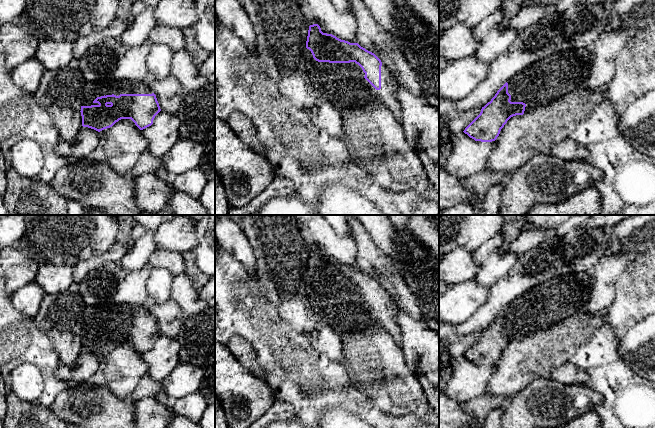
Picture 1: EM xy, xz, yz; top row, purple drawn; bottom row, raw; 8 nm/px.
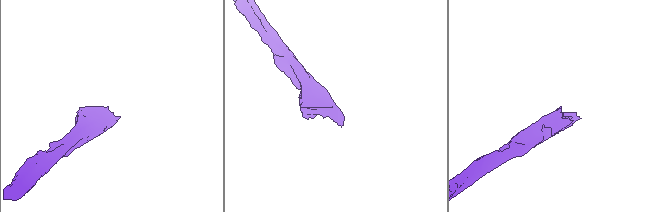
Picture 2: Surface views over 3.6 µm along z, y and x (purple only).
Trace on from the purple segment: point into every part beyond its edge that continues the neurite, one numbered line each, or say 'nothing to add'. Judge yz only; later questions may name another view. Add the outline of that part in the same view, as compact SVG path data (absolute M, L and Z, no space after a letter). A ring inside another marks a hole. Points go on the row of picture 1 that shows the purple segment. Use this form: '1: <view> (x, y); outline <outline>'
1: yz (543, 82); outline M567 49L527 66L508 80L511 102L526 104L524 114L548 105L570 93L589 74L591 54L588 49Z

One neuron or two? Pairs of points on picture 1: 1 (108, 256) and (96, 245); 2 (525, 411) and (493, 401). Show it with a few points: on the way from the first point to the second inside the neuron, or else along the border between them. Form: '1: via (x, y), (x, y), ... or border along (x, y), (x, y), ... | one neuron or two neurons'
1: border along (115, 240), (101, 254), (83, 260) | two neurons
2: border along (507, 399), (502, 406) | two neurons

